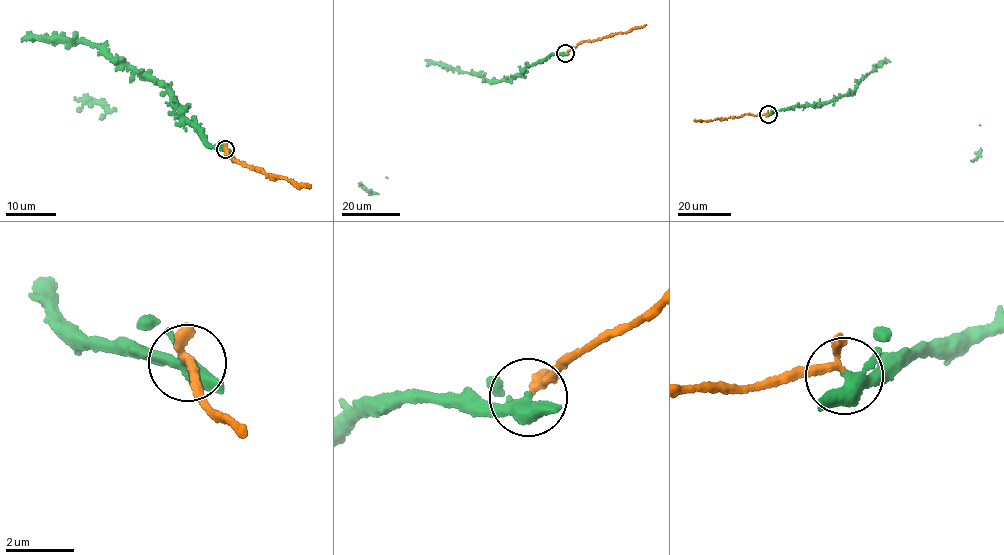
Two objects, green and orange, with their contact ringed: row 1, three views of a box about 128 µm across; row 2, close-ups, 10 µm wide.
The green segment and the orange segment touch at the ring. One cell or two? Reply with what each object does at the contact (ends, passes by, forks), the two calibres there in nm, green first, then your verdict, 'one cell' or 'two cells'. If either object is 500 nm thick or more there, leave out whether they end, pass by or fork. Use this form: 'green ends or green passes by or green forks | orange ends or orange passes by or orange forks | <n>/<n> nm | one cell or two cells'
green forks | orange passes by | 340/200 nm | two cells

